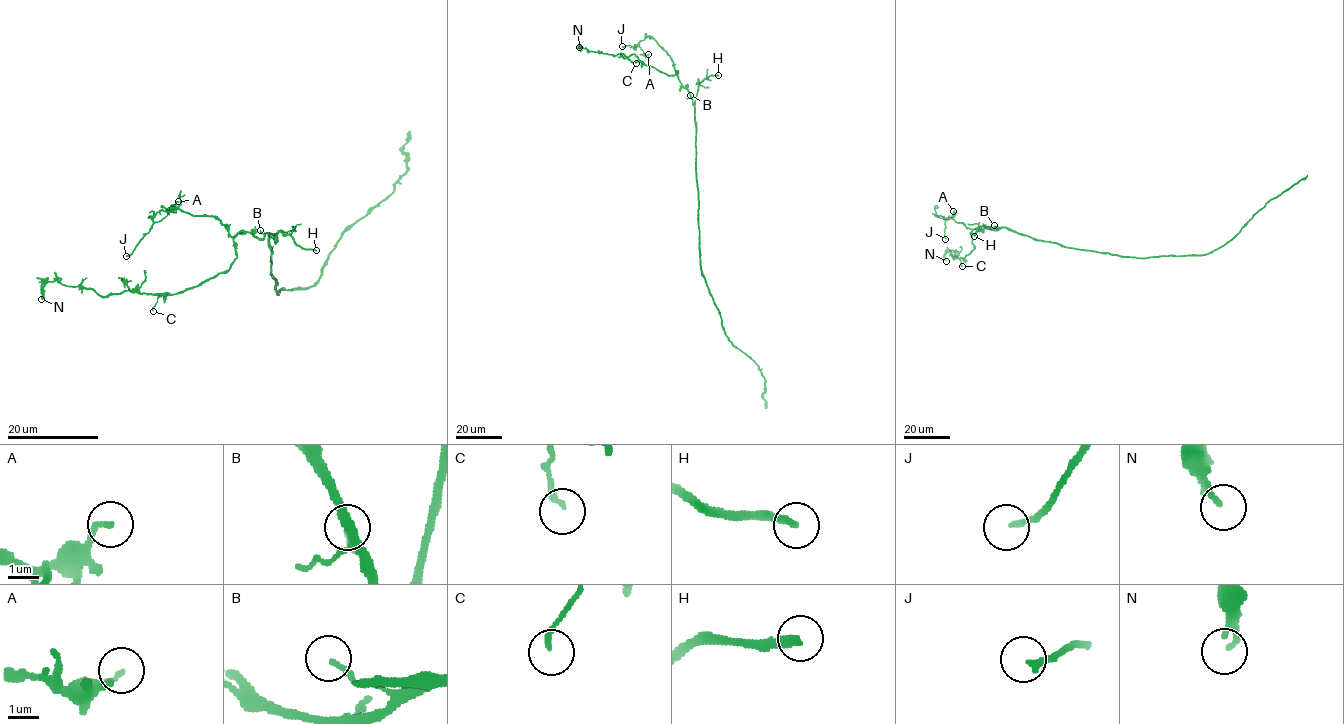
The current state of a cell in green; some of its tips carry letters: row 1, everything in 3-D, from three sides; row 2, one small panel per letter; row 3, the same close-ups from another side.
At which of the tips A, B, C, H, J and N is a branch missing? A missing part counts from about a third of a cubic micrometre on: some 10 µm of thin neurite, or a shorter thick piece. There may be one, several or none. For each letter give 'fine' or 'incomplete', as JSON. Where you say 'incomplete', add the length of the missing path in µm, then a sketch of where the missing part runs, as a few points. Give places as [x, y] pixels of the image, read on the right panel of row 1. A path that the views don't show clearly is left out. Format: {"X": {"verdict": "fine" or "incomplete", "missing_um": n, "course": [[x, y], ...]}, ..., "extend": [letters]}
{"A": {"verdict": "fine"}, "B": {"verdict": "fine"}, "C": {"verdict": "fine"}, "H": {"verdict": "incomplete", "missing_um": 45}, "J": {"verdict": "fine"}, "N": {"verdict": "fine"}, "extend": ["H"]}

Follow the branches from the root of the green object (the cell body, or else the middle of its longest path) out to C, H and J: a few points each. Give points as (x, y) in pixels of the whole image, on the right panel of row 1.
C: (1088, 251), (1036, 240), (1004, 227), (991, 230), (980, 226), (971, 232), (974, 247), (960, 258), (962, 266)
H: (1088, 251), (1036, 240), (1006, 228), (978, 227), (974, 236)
J: (1088, 251), (1036, 240), (1004, 227), (970, 229), (952, 218), (935, 215), (945, 219), (945, 239)

